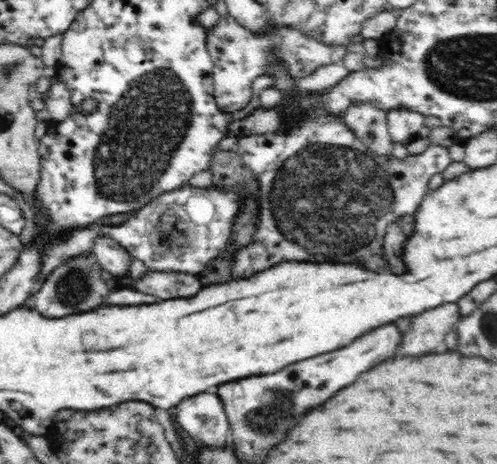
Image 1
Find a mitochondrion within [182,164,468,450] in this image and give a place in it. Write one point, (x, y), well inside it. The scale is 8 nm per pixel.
(268, 419)

